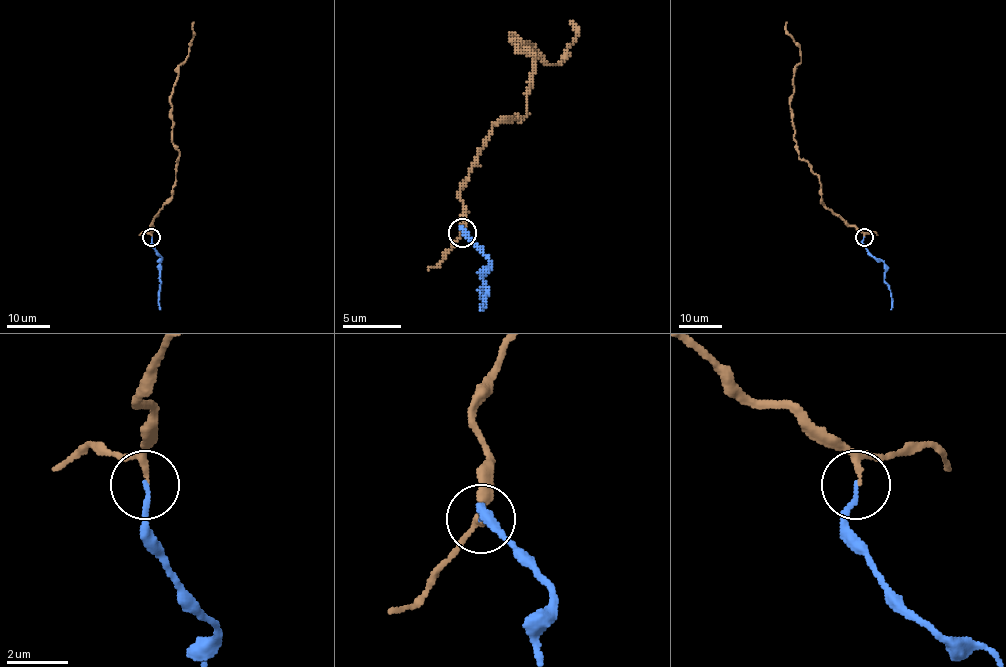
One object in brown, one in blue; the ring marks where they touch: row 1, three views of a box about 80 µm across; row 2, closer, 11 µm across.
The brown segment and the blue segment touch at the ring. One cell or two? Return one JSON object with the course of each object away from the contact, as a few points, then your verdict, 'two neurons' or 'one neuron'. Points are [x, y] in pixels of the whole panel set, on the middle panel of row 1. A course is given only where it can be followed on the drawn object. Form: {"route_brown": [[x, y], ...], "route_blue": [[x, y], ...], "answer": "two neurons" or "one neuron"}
{"route_brown": [[463, 235], [460, 186], [495, 125], [526, 113], [535, 58], [512, 35], [558, 64], [576, 24]], "route_blue": [[463, 232], [463, 229], [489, 258], [483, 287], [486, 299], [480, 307], [483, 304]], "answer": "one neuron"}

